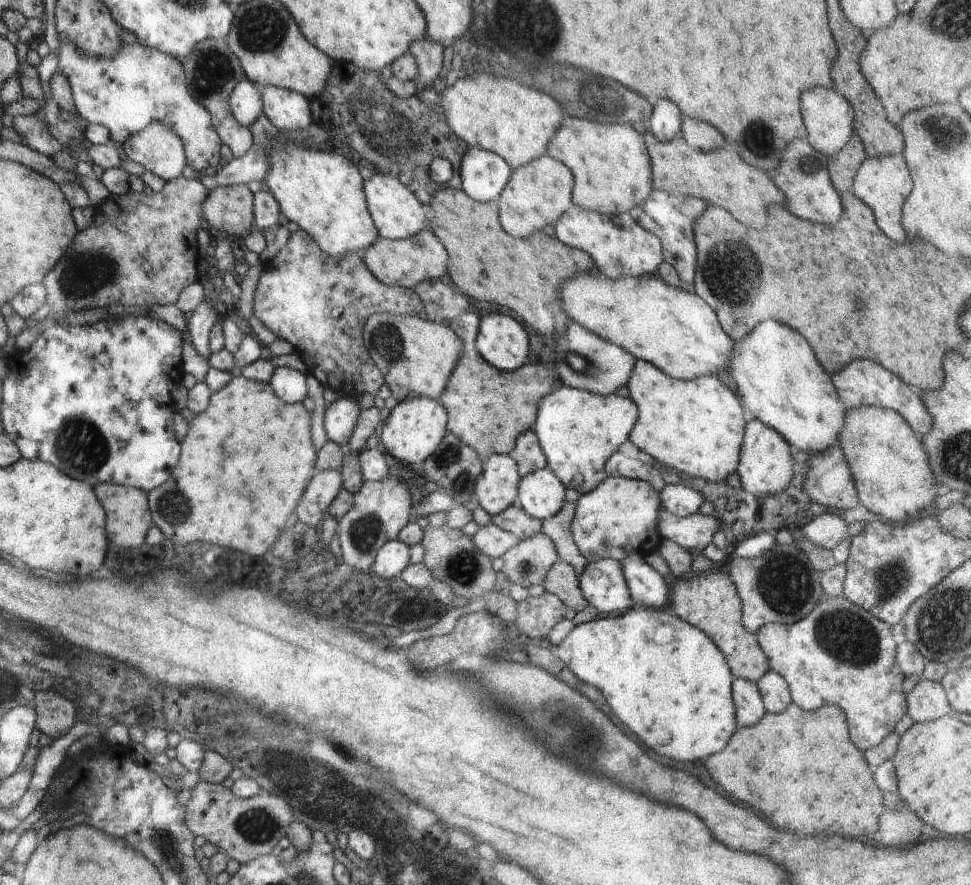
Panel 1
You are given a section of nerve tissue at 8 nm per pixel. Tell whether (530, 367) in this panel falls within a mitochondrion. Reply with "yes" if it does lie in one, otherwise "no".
no

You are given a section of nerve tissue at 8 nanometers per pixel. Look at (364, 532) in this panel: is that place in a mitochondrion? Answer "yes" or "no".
yes

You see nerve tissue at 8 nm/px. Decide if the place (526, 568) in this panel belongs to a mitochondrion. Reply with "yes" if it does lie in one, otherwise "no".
yes

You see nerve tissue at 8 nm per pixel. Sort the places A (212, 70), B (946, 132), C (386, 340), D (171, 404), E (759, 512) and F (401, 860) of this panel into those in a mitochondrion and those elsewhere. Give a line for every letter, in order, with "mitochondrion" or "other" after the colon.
A: mitochondrion
B: mitochondrion
C: mitochondrion
D: other
E: other
F: mitochondrion

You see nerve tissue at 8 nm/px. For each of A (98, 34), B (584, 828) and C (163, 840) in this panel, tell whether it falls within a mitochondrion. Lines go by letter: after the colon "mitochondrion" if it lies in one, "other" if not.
A: other
B: other
C: mitochondrion

